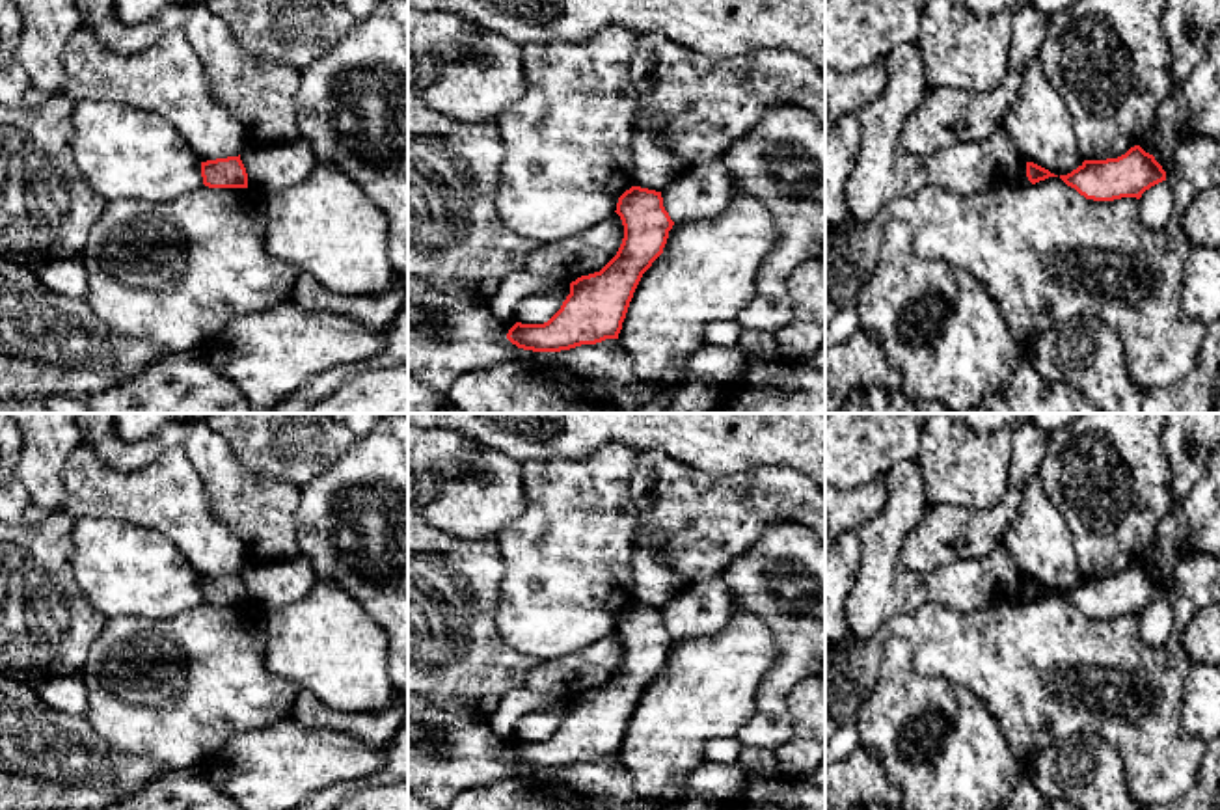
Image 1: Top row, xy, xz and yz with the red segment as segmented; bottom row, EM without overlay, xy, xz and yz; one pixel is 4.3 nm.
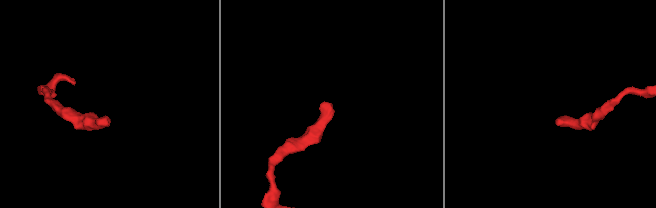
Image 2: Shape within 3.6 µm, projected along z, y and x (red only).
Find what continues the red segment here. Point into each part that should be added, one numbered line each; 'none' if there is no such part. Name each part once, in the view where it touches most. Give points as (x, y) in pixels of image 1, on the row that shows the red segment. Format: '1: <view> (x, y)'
none

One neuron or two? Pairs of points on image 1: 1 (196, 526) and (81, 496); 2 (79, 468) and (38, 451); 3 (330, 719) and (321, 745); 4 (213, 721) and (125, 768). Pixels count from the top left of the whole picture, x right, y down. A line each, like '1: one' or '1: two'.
1: one
2: two
3: two
4: two

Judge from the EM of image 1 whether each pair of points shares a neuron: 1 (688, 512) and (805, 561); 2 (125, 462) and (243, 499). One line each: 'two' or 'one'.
1: two
2: one

